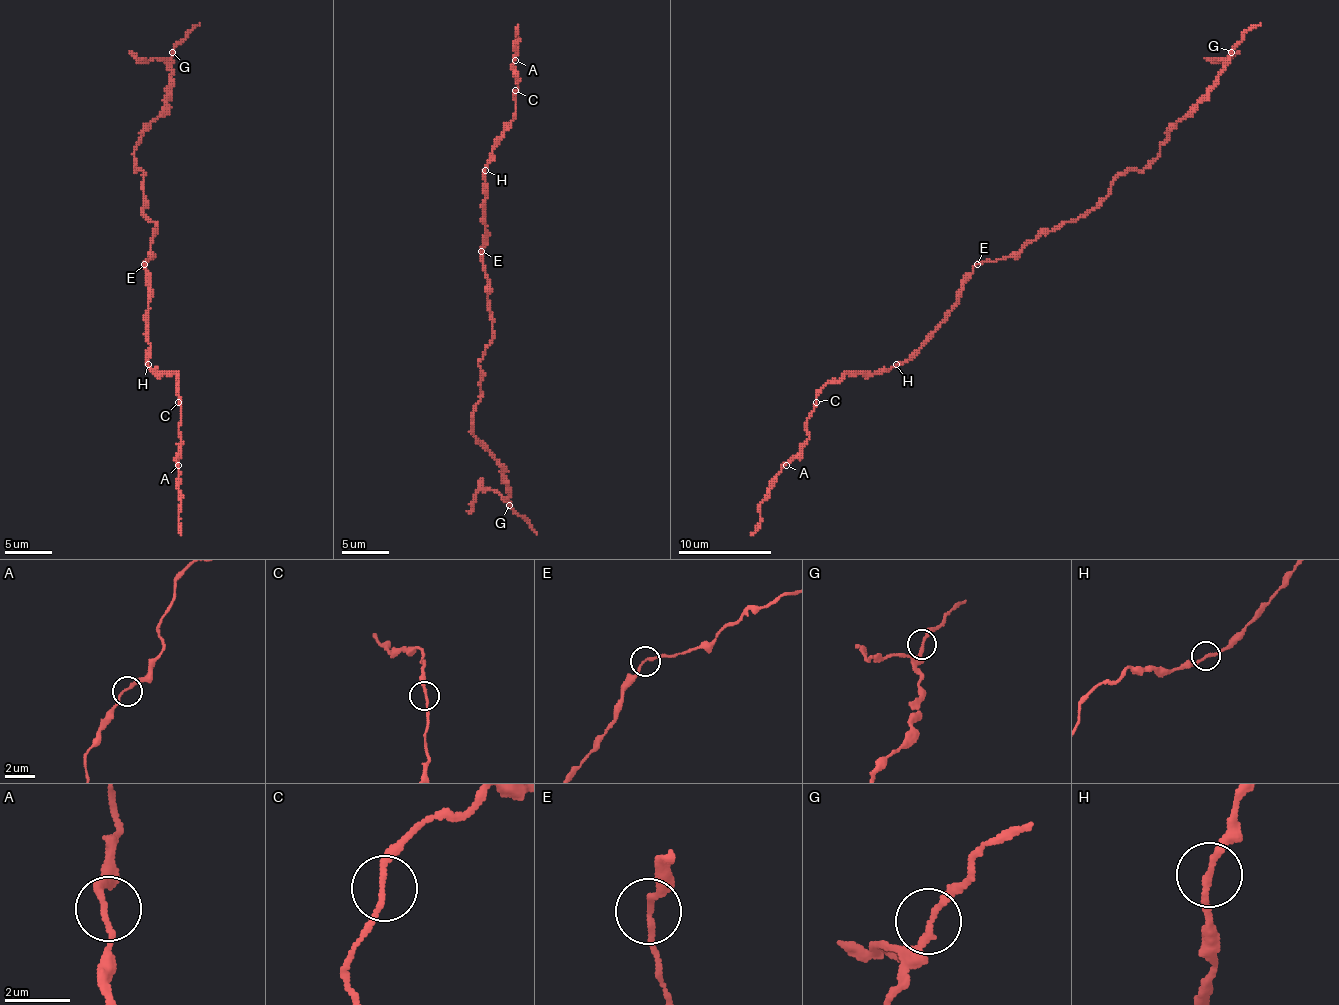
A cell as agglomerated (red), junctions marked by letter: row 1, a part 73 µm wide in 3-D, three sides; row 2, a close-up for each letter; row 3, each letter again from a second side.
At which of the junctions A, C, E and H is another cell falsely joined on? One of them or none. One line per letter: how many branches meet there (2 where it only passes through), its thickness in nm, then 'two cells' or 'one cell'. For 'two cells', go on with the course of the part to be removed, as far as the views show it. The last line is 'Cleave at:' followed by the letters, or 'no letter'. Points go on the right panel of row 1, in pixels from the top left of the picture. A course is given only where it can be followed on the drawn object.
A: branches 2; calibre 170 nm; one cell
C: branches 2; calibre 170 nm; one cell
E: branches 2; calibre 160 nm; one cell
H: branches 2; calibre 180 nm; one cell
Cleave at: no letter

